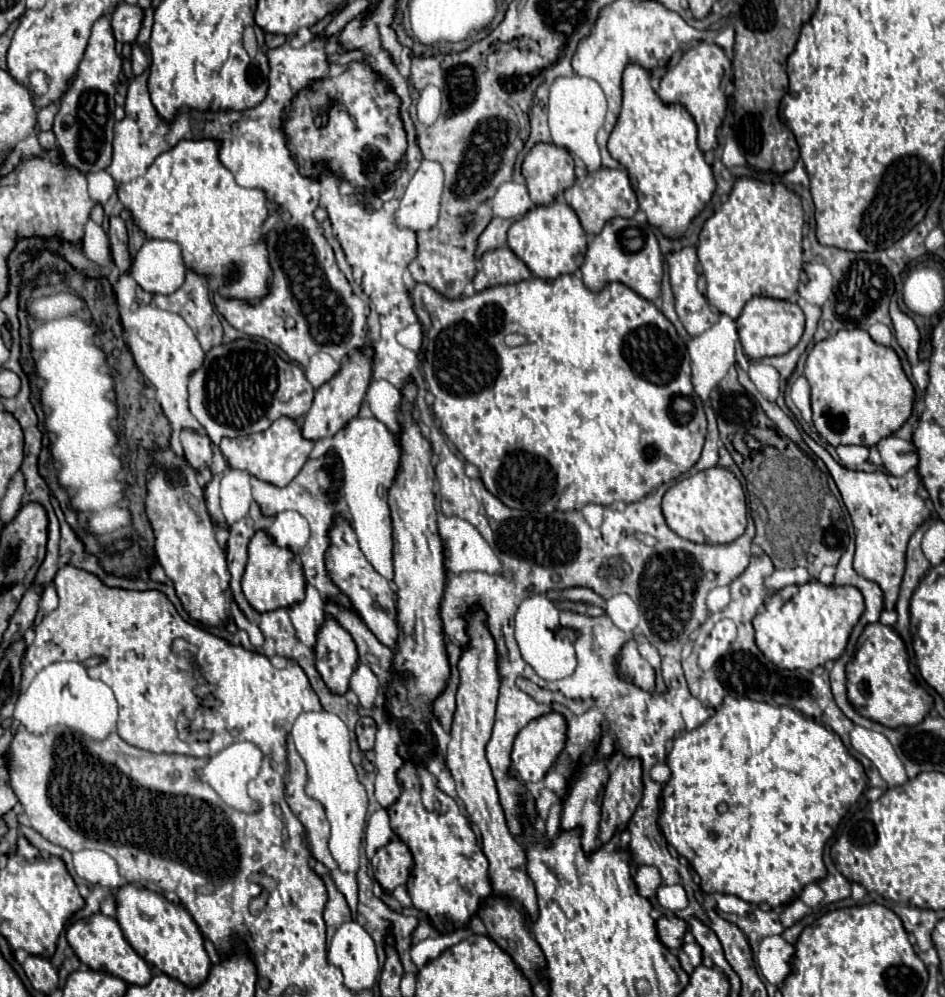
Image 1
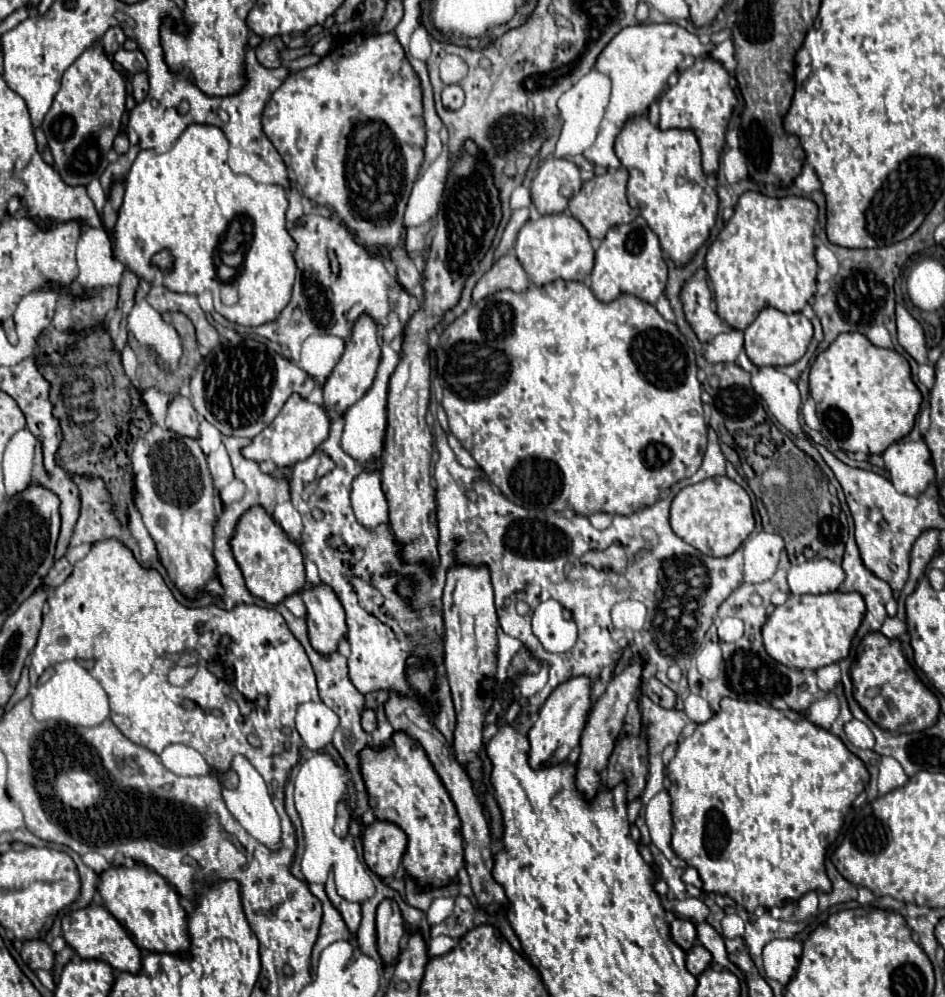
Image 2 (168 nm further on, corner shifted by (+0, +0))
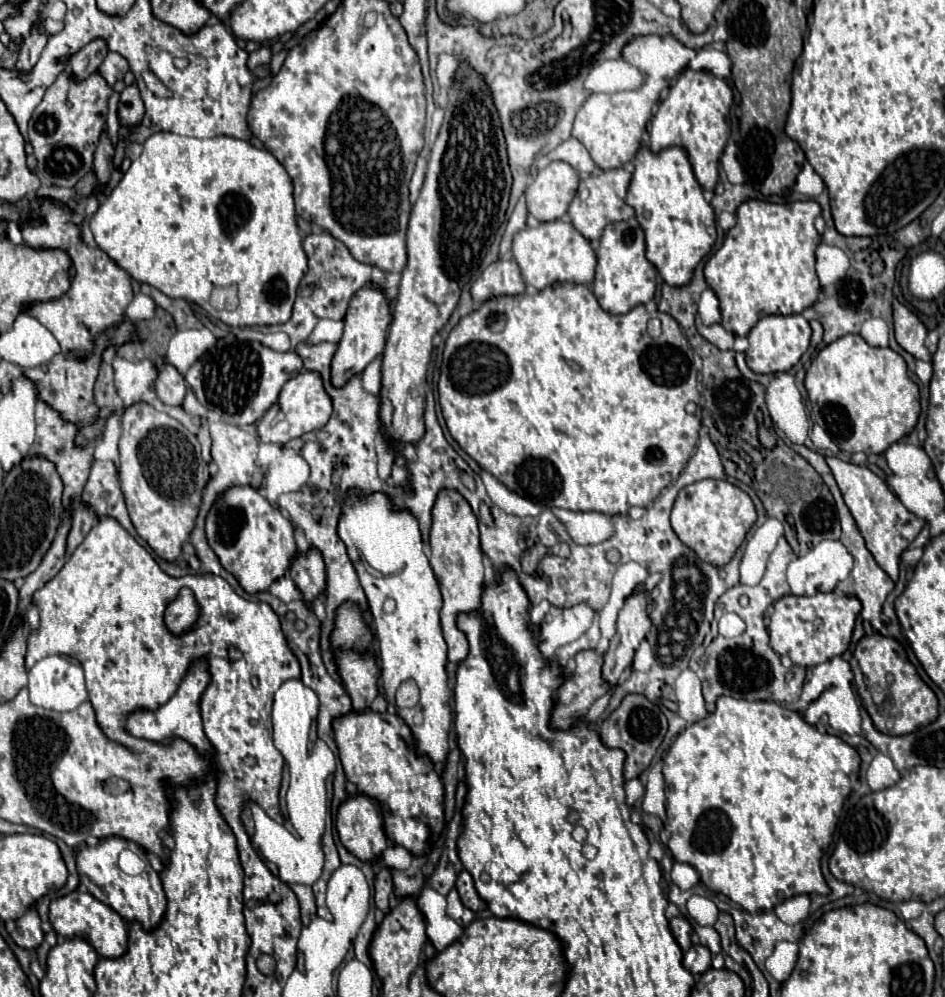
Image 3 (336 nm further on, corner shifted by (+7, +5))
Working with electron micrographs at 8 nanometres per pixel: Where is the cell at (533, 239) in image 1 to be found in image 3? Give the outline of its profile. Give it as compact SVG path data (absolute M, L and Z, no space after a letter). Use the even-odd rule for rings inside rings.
M549 221L541 223L539 227L531 229L525 227L513 239L513 257L521 269L523 281L535 289L545 289L557 281L569 283L591 283L595 277L595 251L591 249L589 241L567 221Z

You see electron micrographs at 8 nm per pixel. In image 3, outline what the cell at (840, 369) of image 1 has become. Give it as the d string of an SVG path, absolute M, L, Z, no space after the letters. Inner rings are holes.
M845 335L831 345L827 345L811 363L805 375L805 389L811 401L811 419L819 427L823 427L837 447L845 453L865 453L865 455L879 455L893 445L895 441L903 439L913 431L919 419L919 389L915 381L909 377L905 359L895 353L893 349L871 347L865 343L861 335Z

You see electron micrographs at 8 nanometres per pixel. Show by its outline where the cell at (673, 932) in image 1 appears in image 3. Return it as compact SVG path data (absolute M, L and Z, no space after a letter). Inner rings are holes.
M675 917L675 919L669 921L669 925L671 925L671 931L673 931L679 947L681 947L683 951L687 951L687 949L691 947L691 941L693 941L693 937L691 937L691 935L693 935L691 923L689 923L685 917Z

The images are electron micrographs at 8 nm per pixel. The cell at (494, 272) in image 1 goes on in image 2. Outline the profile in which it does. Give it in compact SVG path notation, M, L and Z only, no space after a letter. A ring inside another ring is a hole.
M510 252L510 254L504 254L502 258L498 258L492 264L492 268L478 280L478 284L472 290L472 300L478 302L504 288L522 292L528 286L530 286L530 282L528 282L528 276L526 276L522 264L518 262L516 254Z

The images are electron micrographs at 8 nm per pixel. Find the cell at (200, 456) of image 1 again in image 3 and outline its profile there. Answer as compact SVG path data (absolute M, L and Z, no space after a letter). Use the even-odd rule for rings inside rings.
M163 363L161 367L163 369L159 369L157 379L155 379L155 395L159 397L161 403L179 407L183 403L183 397L187 391L185 377L169 363Z

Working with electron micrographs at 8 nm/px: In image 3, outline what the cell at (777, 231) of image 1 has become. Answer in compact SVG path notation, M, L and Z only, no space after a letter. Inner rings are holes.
M745 201L737 209L737 225L727 231L721 249L705 265L705 281L715 291L721 303L721 325L739 337L747 337L755 321L765 315L793 315L803 313L811 307L821 291L815 273L815 249L819 245L819 233L813 225L815 217L821 215L817 201L795 201L785 205L765 201Z

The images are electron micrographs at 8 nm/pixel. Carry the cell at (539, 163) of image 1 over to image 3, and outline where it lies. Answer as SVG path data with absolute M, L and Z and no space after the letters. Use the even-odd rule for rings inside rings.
M553 161L549 167L537 171L525 191L529 213L541 223L561 219L577 193L577 183L577 171L571 165Z

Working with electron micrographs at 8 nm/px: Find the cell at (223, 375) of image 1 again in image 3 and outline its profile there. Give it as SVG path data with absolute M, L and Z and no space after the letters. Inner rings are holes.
M219 341L187 371L185 379L195 389L199 403L231 425L253 425L277 401L281 387L303 369L295 351L277 353L259 341Z

